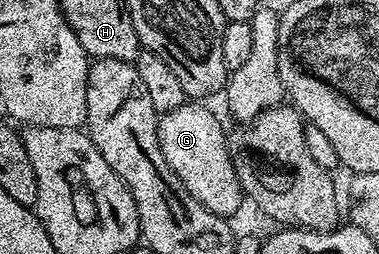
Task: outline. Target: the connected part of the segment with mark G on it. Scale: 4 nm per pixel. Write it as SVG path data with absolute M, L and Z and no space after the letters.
M187 101L184 105L180 105L180 109L172 109L159 118L160 149L164 153L164 161L168 161L168 165L172 169L172 173L176 173L176 177L180 177L180 181L186 186L188 193L192 193L192 197L196 197L196 201L200 201L200 205L204 205L204 209L223 217L229 217L235 213L237 206L242 201L242 186L230 160L227 128L222 128L221 121L208 108L202 106L206 105L198 101Z

